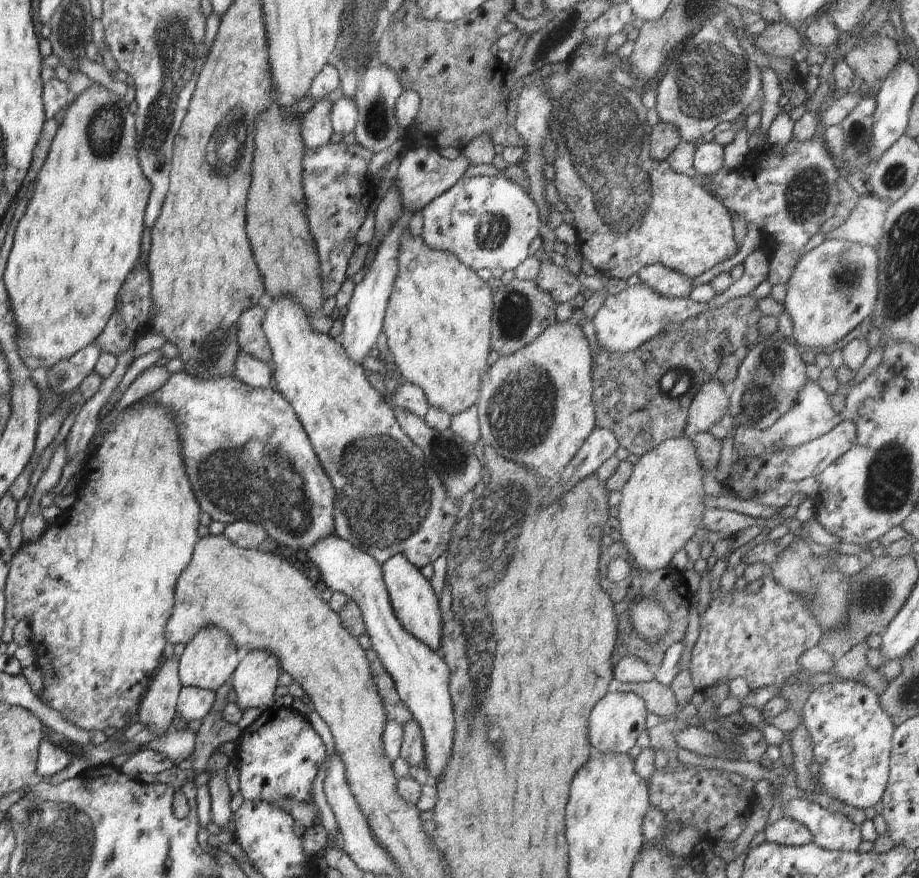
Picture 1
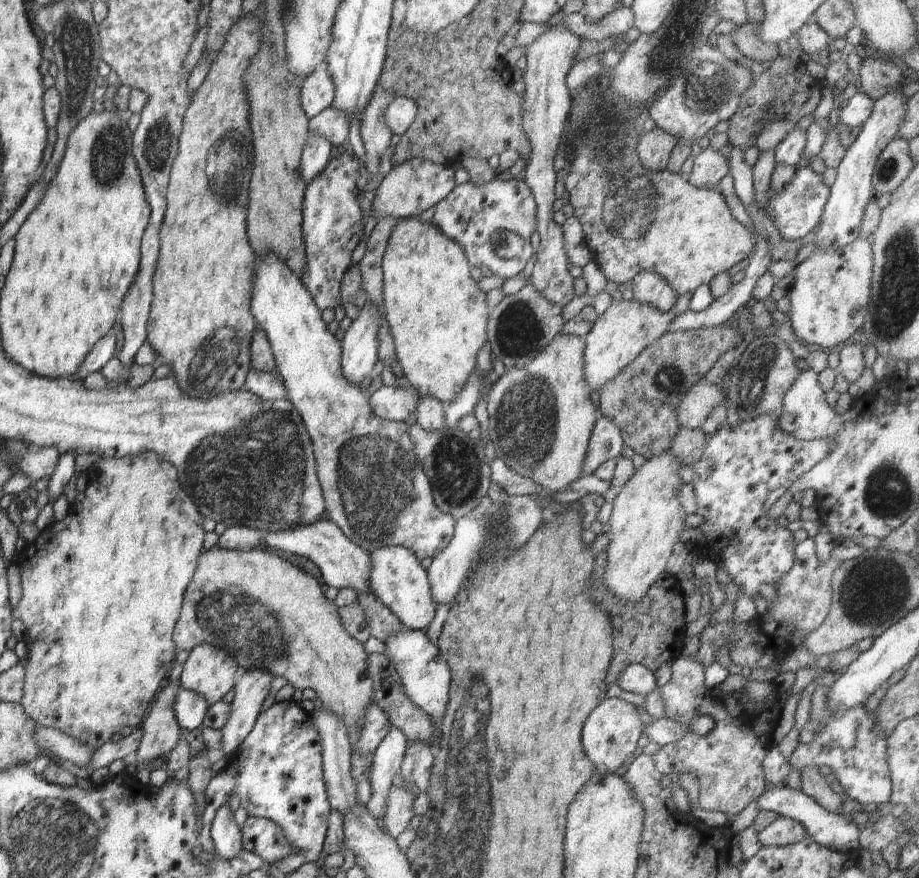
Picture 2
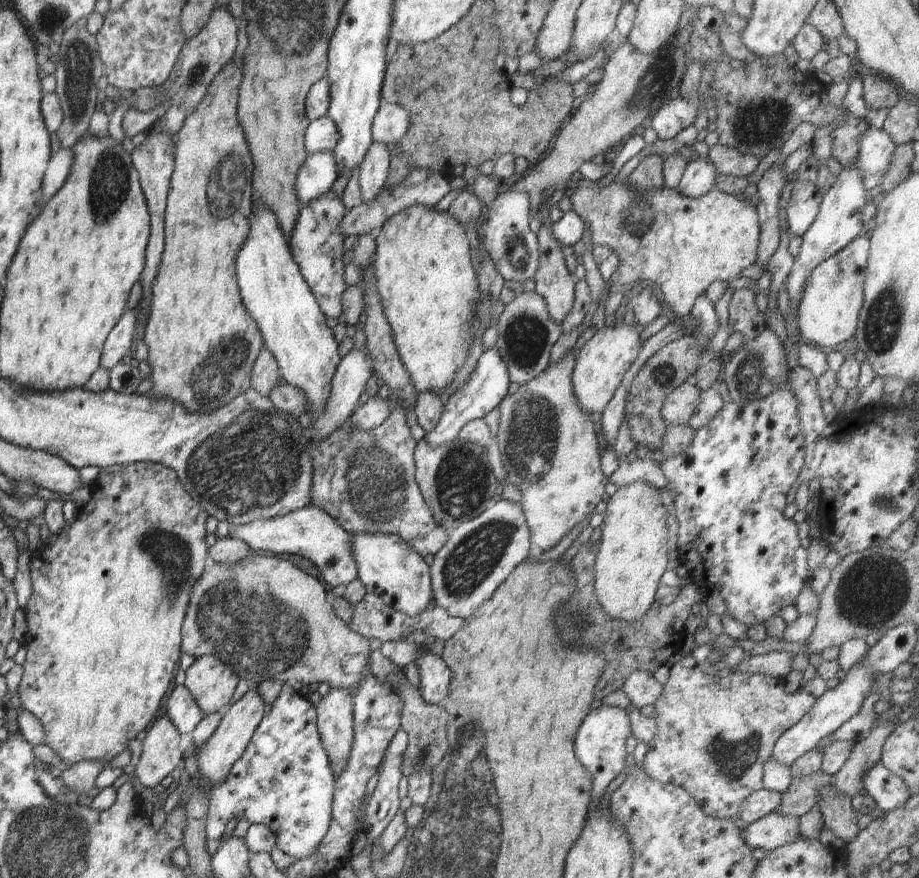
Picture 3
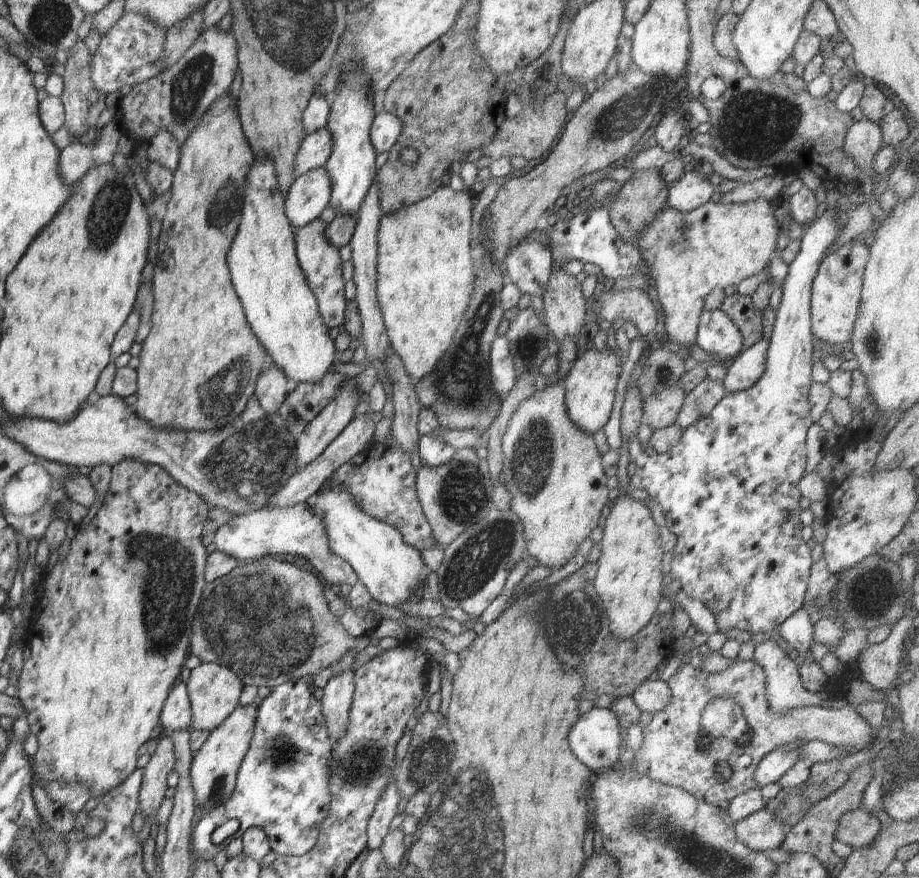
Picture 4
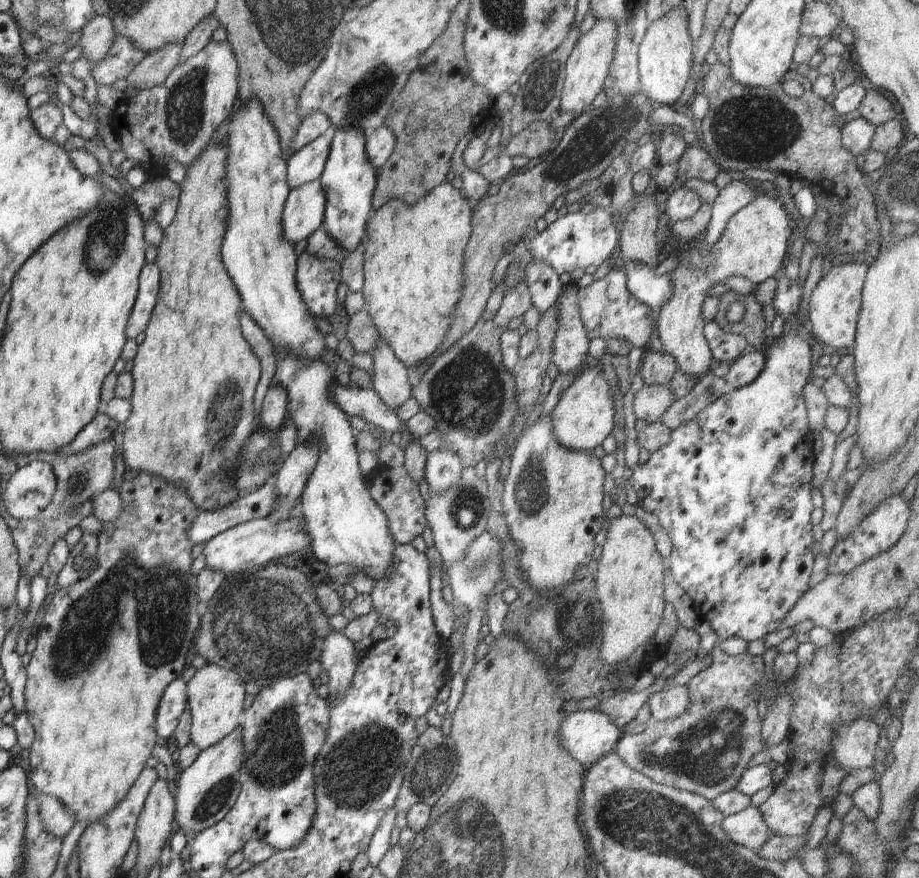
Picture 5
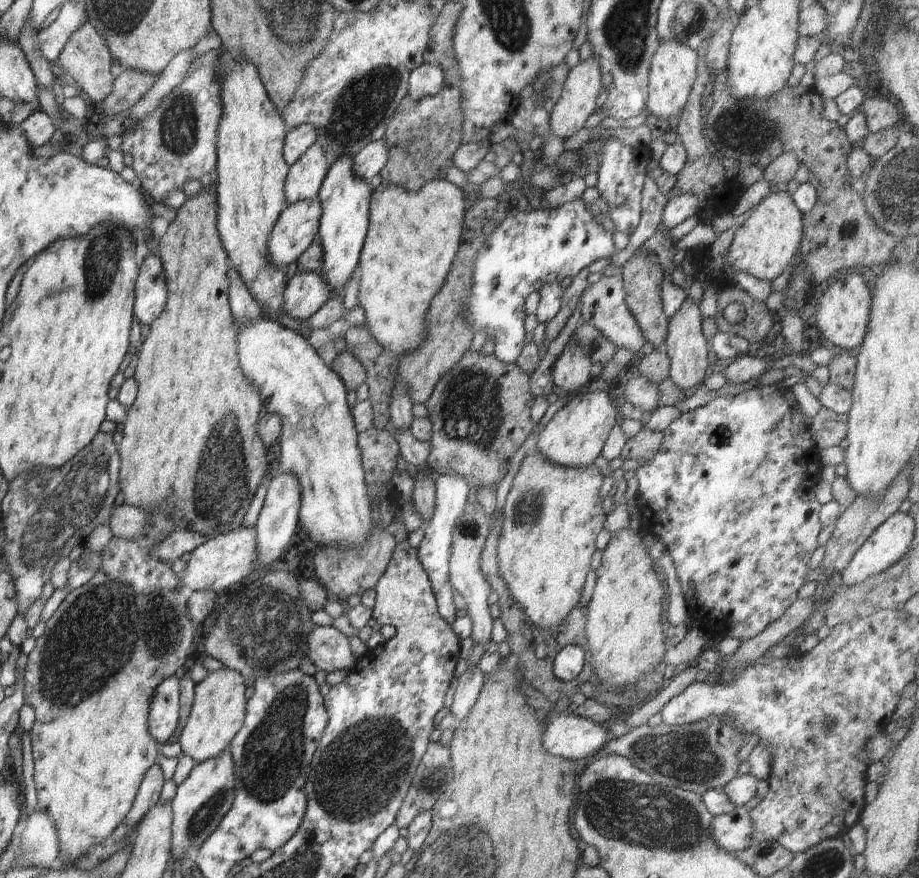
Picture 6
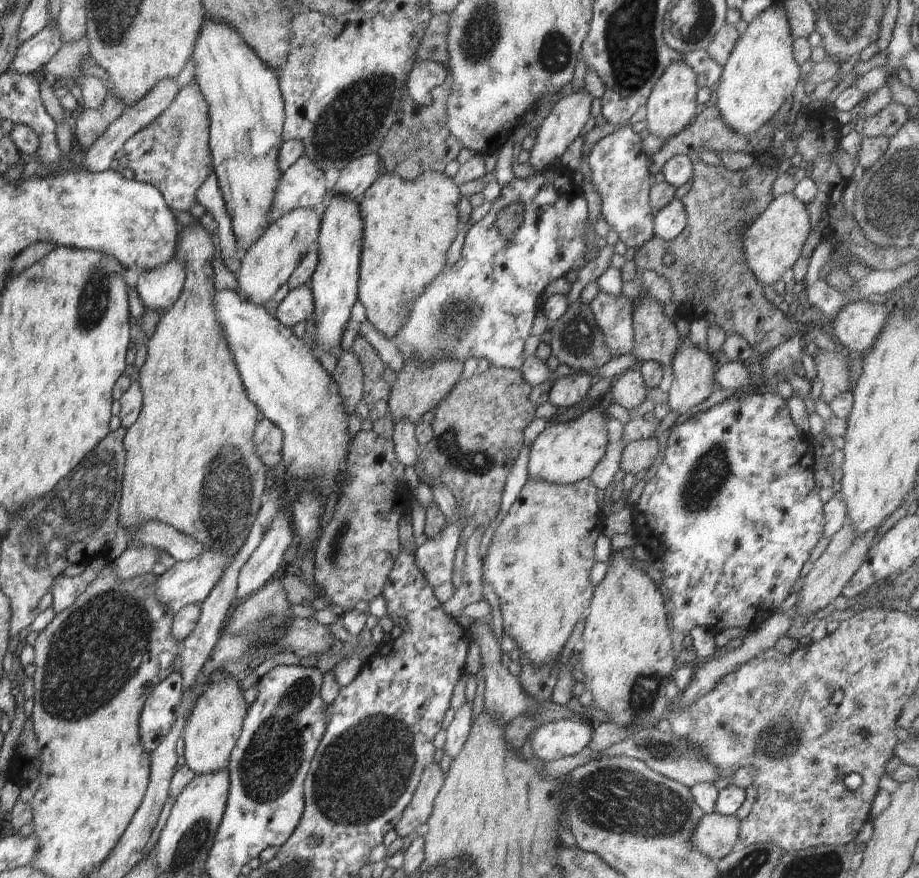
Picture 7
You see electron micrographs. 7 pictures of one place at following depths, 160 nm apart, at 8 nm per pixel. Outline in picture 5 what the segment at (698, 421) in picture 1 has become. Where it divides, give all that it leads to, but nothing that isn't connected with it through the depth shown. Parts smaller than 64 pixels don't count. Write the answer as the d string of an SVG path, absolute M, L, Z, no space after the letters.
M644 384L635 395L633 410L637 418L642 418L648 424L660 423L673 402L673 394L667 385Z

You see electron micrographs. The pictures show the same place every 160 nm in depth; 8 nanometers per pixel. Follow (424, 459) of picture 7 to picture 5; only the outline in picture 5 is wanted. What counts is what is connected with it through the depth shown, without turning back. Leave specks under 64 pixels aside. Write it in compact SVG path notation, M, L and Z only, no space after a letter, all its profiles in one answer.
M484 311L477 320L477 323L469 331L466 331L466 334L463 334L453 345L450 345L443 353L440 353L431 362L431 365L421 377L419 384L411 387L412 398L416 398L421 405L420 408L426 411L435 420L436 430L442 435L445 444L442 449L446 449L447 451L457 454L461 458L464 467L470 465L476 466L478 462L482 462L482 460L487 461L495 455L495 444L500 439L504 439L503 436L512 428L513 418L515 417L517 409L517 405L513 400L515 397L515 380L513 375L510 374L503 365L502 355L500 352L502 330L495 323L494 318L495 315L489 316L488 313Z

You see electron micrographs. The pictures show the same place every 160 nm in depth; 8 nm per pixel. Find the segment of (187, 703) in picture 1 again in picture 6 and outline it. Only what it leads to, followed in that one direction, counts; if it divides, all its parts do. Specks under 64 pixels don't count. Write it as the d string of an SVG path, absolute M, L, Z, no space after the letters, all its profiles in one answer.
M170 677L155 690L148 715L150 734L158 744L165 744L179 723L180 680Z

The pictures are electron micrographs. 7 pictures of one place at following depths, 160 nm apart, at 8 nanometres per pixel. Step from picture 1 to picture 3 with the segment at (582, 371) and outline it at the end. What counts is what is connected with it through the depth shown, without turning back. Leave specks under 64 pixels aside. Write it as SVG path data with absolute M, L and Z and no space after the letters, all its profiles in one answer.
M590 326L576 340L576 344L555 363L549 365L537 377L522 383L515 393L506 395L499 402L500 419L495 439L506 470L507 483L512 483L520 492L520 504L531 530L531 544L534 552L548 551L558 544L563 536L576 524L580 524L589 513L594 515L596 504L604 496L604 487L609 482L600 469L601 453L598 451L597 433L586 412L578 402L573 389L572 373L575 367L575 352L580 350L594 335L596 329Z

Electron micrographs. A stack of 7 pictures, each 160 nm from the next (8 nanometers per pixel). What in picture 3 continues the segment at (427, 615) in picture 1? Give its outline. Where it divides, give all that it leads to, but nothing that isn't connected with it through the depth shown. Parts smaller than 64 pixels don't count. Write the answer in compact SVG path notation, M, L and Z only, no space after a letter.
M358 533L351 535L351 539L358 578L364 583L368 593L374 593L388 606L409 617L425 610L433 598L430 567L407 542L399 536L389 534Z

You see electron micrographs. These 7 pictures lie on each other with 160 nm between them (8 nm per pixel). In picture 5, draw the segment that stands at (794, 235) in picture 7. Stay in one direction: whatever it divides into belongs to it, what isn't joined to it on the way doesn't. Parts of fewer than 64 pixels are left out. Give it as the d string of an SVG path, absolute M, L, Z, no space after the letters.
M758 194L744 208L736 211L726 223L723 233L708 250L705 247L706 230L702 231L694 241L692 248L689 242L677 240L669 229L664 240L663 257L678 255L678 267L669 277L671 282L670 298L661 306L656 318L656 332L663 345L662 350L667 352L677 362L678 368L685 375L696 378L711 371L715 365L711 350L703 335L705 320L701 315L703 299L714 284L726 282L732 276L744 276L756 286L761 282L776 276L776 271L782 268L786 258L788 241L792 240L796 227L791 216L777 197Z

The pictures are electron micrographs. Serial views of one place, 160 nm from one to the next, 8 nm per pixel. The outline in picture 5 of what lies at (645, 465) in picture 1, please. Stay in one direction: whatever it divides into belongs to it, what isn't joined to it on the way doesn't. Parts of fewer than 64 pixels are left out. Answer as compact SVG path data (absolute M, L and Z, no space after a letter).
M620 515L612 519L607 530L607 539L602 547L596 574L596 594L601 604L602 636L599 639L598 652L601 659L609 665L626 660L642 644L655 636L663 616L666 604L663 595L663 574L667 567L666 561L656 549L654 536L650 529L635 516Z

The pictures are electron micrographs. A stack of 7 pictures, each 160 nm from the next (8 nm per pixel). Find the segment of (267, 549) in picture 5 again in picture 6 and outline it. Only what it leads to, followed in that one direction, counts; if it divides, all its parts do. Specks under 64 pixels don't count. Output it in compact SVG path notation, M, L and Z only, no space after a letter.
M245 524L209 538L191 553L186 570L179 574L179 589L186 588L187 592L210 589L218 593L232 588L259 566L255 527L247 527Z

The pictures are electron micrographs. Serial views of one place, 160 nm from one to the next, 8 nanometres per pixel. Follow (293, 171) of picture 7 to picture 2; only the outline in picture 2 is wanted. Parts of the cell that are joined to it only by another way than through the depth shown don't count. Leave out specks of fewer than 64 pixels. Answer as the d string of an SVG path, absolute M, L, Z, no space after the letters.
M330 106L309 119L309 130L323 136L331 144L346 144L350 121L346 113Z

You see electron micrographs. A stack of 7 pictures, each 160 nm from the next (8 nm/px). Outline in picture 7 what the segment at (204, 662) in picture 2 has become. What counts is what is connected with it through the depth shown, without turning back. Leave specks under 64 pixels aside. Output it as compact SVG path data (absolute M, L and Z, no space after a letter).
M231 676L221 682L210 683L198 698L194 710L190 712L188 724L184 728L184 758L186 766L195 775L212 774L227 770L230 754L240 738L248 706L243 698L238 681Z

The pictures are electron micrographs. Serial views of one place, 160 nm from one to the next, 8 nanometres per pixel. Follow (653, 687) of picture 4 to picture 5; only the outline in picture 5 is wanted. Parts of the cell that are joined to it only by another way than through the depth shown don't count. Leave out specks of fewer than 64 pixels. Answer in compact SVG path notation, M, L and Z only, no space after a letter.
M669 683L662 691L654 692L647 698L652 721L671 719L681 715L690 704L686 686Z

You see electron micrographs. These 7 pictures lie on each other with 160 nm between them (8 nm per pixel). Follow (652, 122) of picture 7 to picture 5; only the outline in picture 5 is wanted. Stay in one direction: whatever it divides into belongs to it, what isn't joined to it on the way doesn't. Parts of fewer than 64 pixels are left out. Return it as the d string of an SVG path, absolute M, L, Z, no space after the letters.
M672 9L651 21L638 47L640 90L657 106L678 102L690 78L693 51L688 33L688 16L682 9Z

